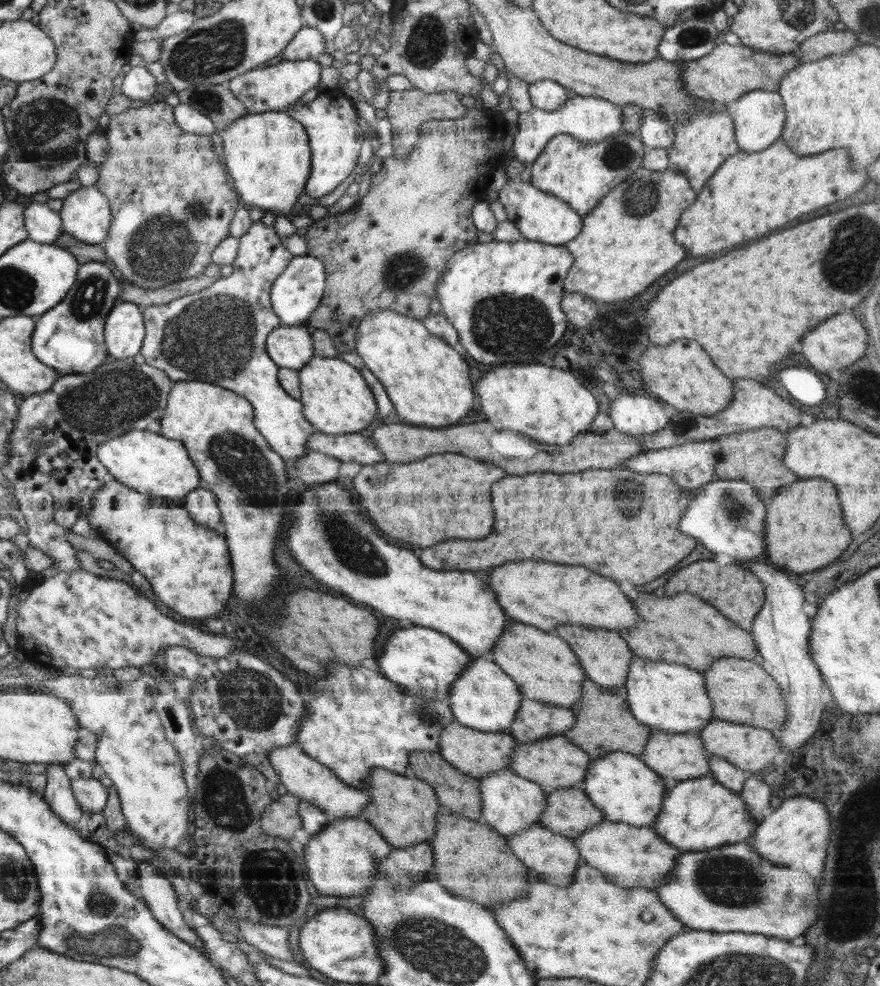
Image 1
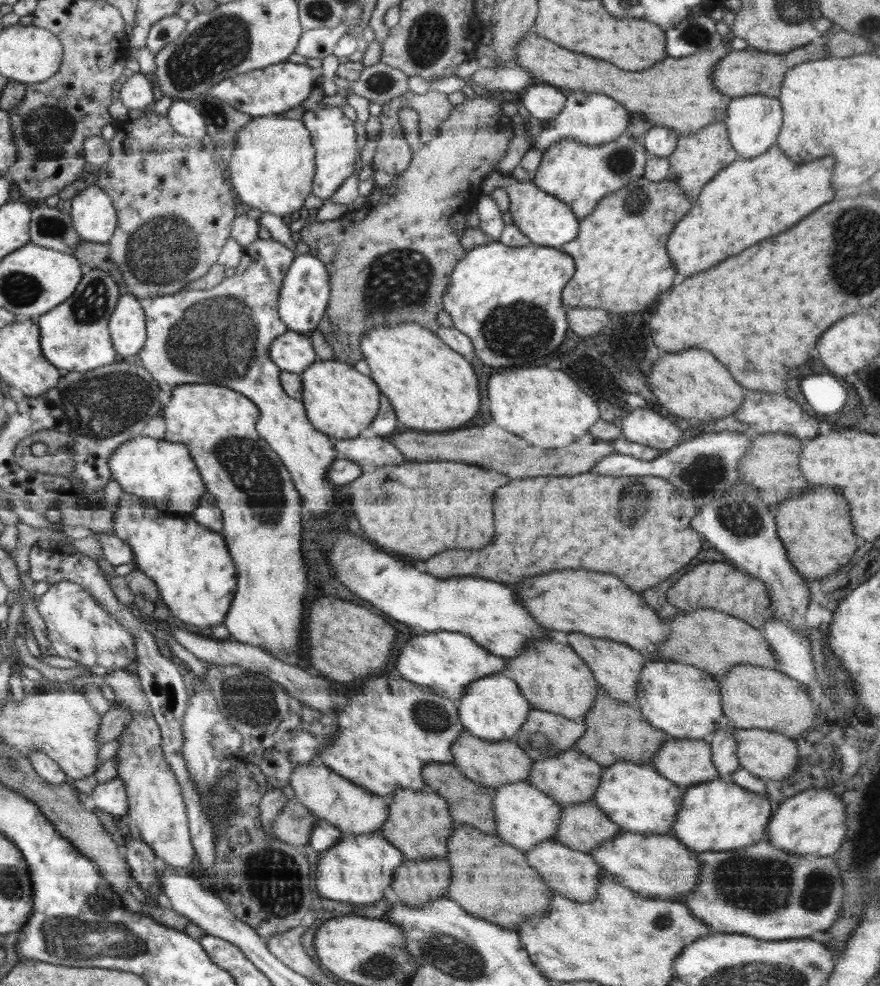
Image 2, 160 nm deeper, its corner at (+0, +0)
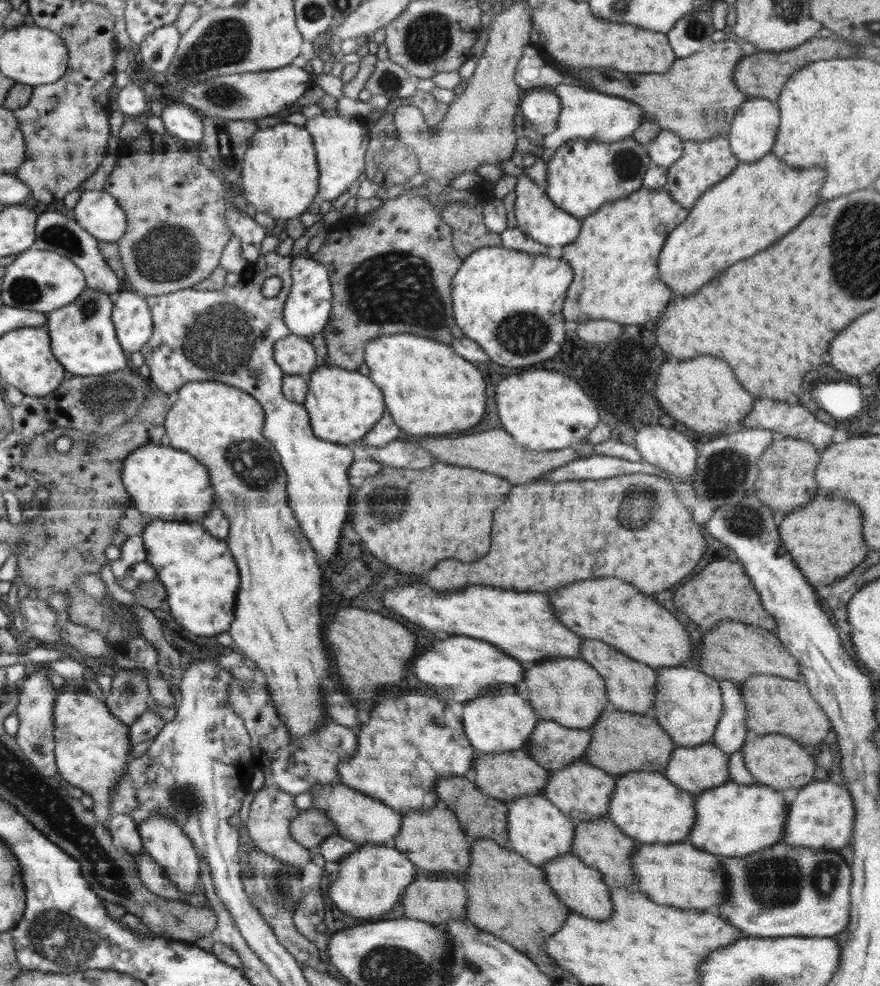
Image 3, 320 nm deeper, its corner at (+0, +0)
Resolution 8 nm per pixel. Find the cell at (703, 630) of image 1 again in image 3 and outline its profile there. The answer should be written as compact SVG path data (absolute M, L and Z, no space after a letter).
M724 620L719 624L718 628L714 628L702 638L702 644L698 648L699 666L711 669L716 679L726 679L738 684L754 674L768 674L785 679L796 679L800 676L798 660L786 652L780 639L775 637L770 629L732 620Z

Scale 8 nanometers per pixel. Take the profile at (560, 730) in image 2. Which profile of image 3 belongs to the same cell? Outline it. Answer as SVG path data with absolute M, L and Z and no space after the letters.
M540 719L525 748L532 760L550 772L583 758L590 741L589 729L566 728L552 720Z

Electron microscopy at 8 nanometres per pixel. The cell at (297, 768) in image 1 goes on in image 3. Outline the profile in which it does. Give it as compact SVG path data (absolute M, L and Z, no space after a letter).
M344 783L336 786L323 786L314 784L308 792L314 794L314 809L324 811L334 822L339 834L352 840L359 845L362 844L388 844L394 846L395 839L400 832L403 816L393 808L386 806L383 802L346 786Z

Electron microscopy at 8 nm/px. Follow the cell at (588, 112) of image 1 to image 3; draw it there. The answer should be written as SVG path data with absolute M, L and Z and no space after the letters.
M559 84L552 87L561 101L557 127L545 135L543 143L545 148L555 151L562 144L572 139L586 139L612 143L630 137L641 123L648 117L636 104L610 93L590 91L584 86Z

